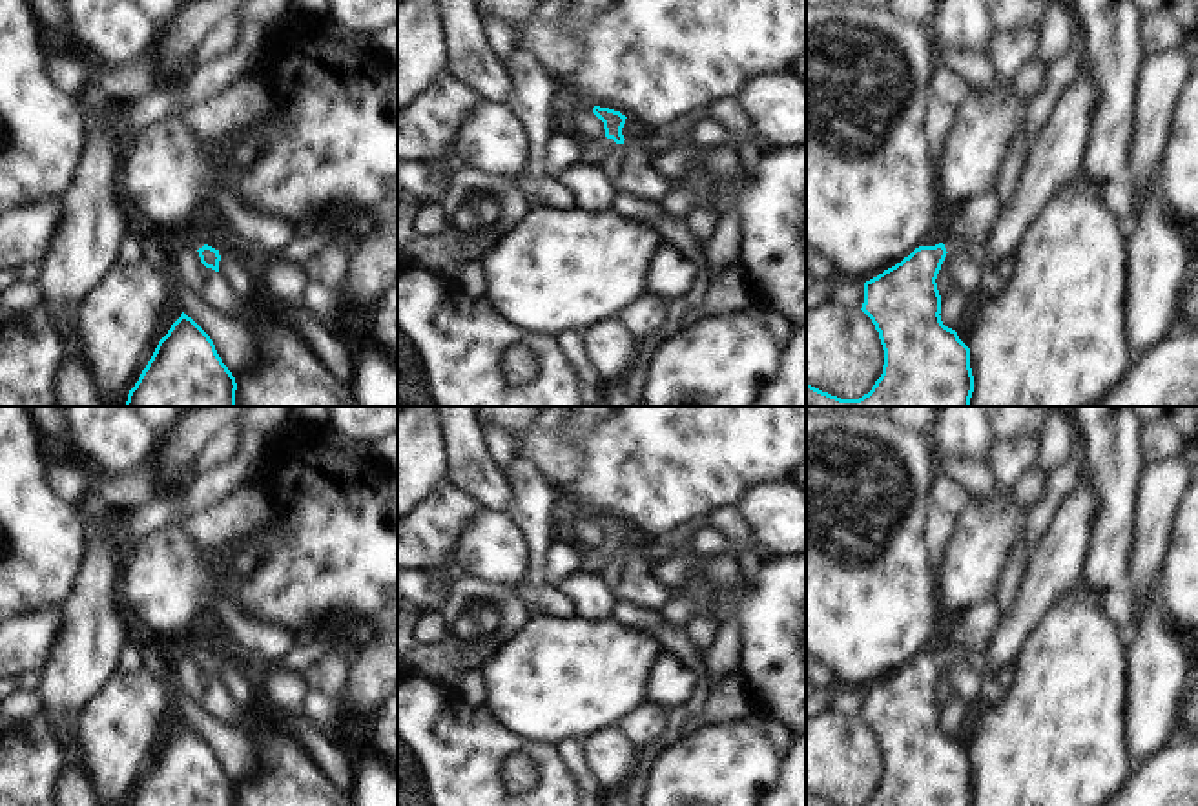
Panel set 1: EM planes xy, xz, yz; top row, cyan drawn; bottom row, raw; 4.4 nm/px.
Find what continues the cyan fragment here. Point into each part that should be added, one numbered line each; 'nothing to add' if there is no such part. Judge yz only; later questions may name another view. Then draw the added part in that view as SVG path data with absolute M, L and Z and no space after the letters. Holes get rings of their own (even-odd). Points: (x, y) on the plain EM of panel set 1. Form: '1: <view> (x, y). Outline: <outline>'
1: yz (952, 651). Outline: M946 644L943 653L945 653L948 662L955 662L955 660L961 660L965 649L961 646L955 646L955 644Z

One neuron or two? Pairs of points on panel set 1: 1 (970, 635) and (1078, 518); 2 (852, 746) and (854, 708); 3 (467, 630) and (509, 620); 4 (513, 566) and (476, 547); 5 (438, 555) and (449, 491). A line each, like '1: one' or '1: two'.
1: two
2: two
3: one
4: one
5: one

